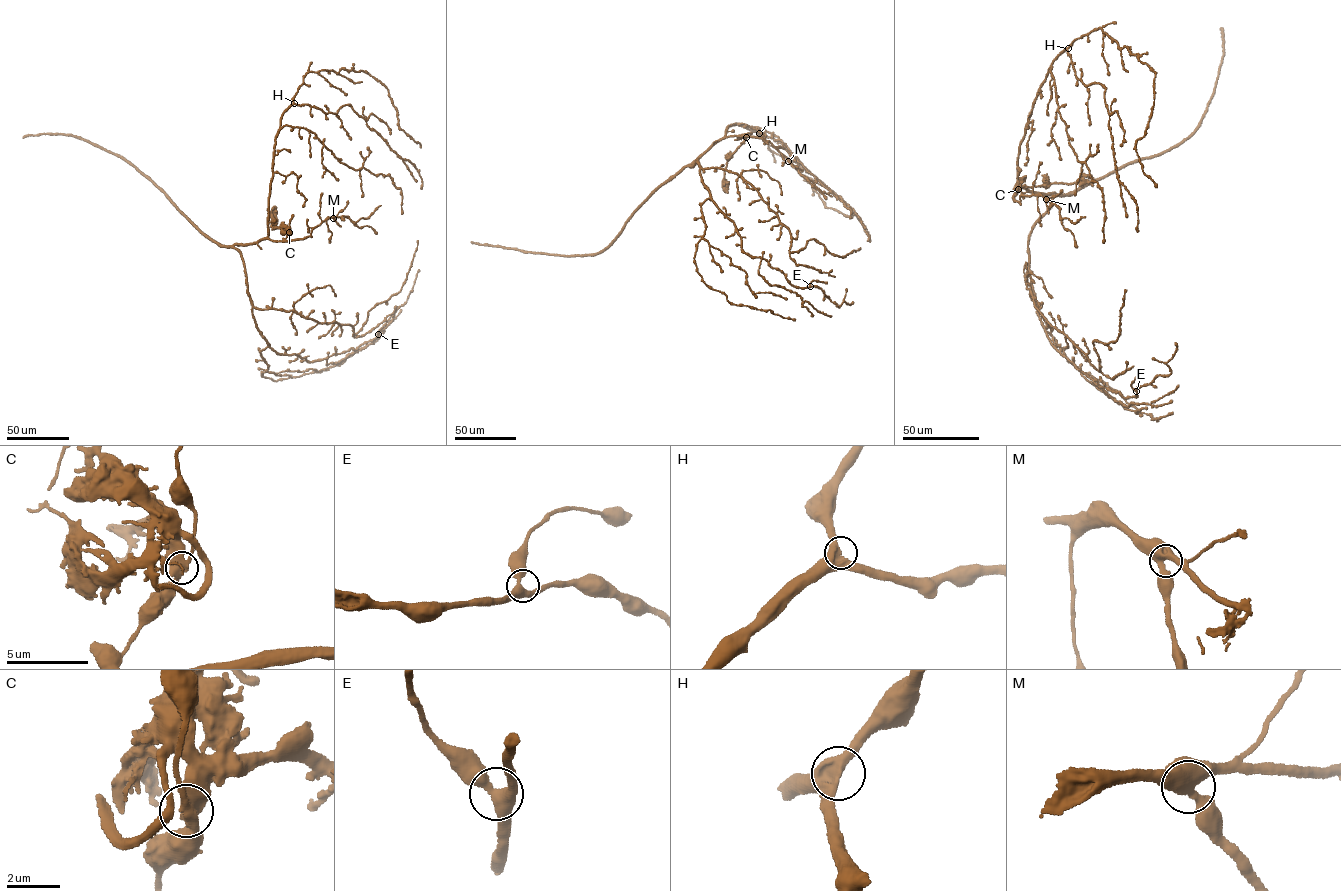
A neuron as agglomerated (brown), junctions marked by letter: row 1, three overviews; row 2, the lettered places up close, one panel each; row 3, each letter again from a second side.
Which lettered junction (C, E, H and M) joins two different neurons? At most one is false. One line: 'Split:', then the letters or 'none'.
Split: C

